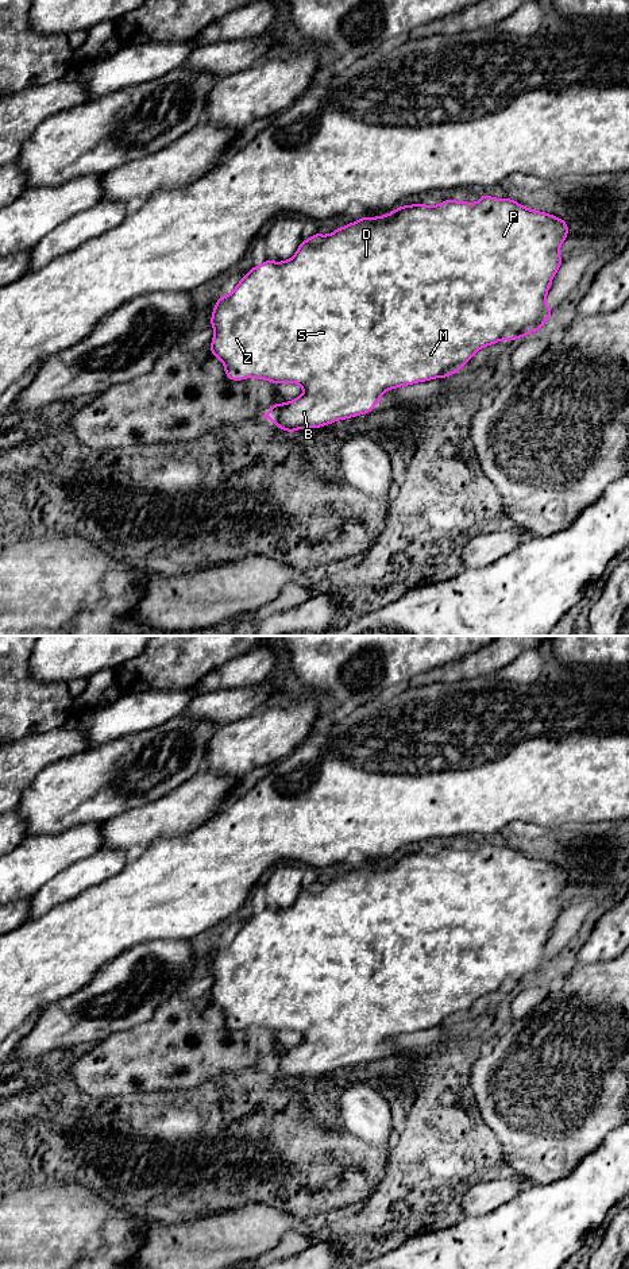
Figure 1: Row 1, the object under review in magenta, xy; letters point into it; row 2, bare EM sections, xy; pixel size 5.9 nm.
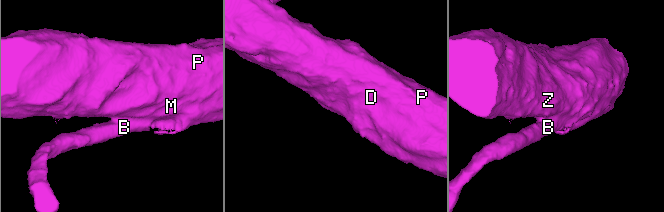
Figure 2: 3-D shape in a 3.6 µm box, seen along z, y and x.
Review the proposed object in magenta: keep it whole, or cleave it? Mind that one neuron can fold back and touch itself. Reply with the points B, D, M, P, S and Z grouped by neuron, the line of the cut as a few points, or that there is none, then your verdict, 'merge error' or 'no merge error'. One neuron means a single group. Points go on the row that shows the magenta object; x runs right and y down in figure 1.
B D M P S Z; no cut; no merge error

